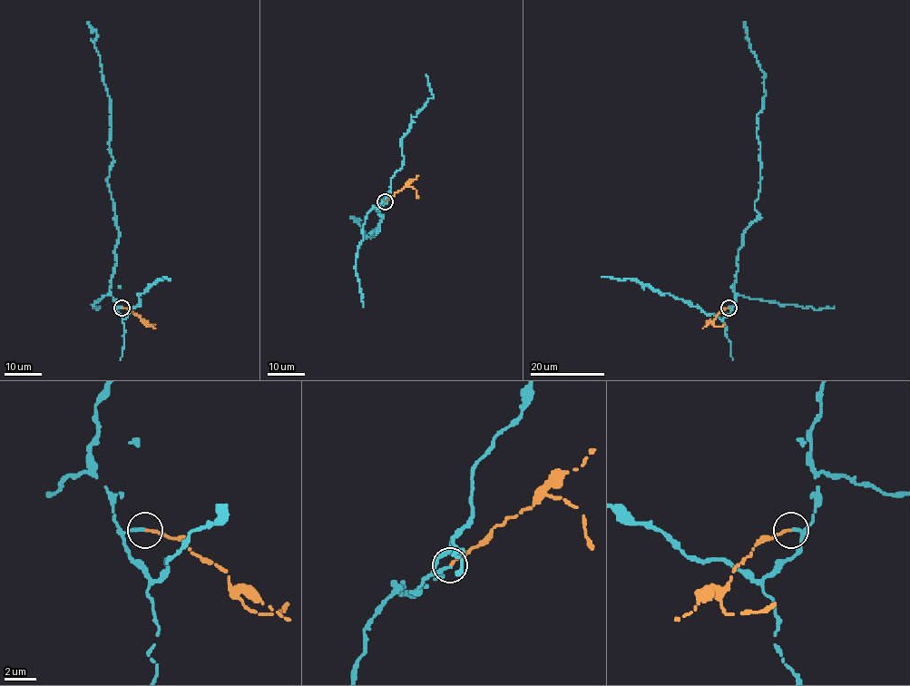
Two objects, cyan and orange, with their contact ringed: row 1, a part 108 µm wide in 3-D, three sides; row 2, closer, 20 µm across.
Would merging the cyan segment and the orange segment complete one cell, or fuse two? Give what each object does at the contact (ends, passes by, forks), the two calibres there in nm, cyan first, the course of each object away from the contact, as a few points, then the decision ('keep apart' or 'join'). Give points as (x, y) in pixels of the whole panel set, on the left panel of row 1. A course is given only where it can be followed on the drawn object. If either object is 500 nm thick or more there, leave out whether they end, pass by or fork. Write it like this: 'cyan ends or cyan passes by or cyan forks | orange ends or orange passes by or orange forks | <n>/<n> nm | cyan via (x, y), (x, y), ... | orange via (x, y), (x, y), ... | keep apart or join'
cyan ends | orange ends | 260/180 nm | cyan via (122, 308), (110, 291), (119, 232), (107, 179), (113, 161), (110, 98), (96, 32), (86, 21) | orange via (122, 308), (137, 314), (145, 325), (152, 327), (155, 324) | join

